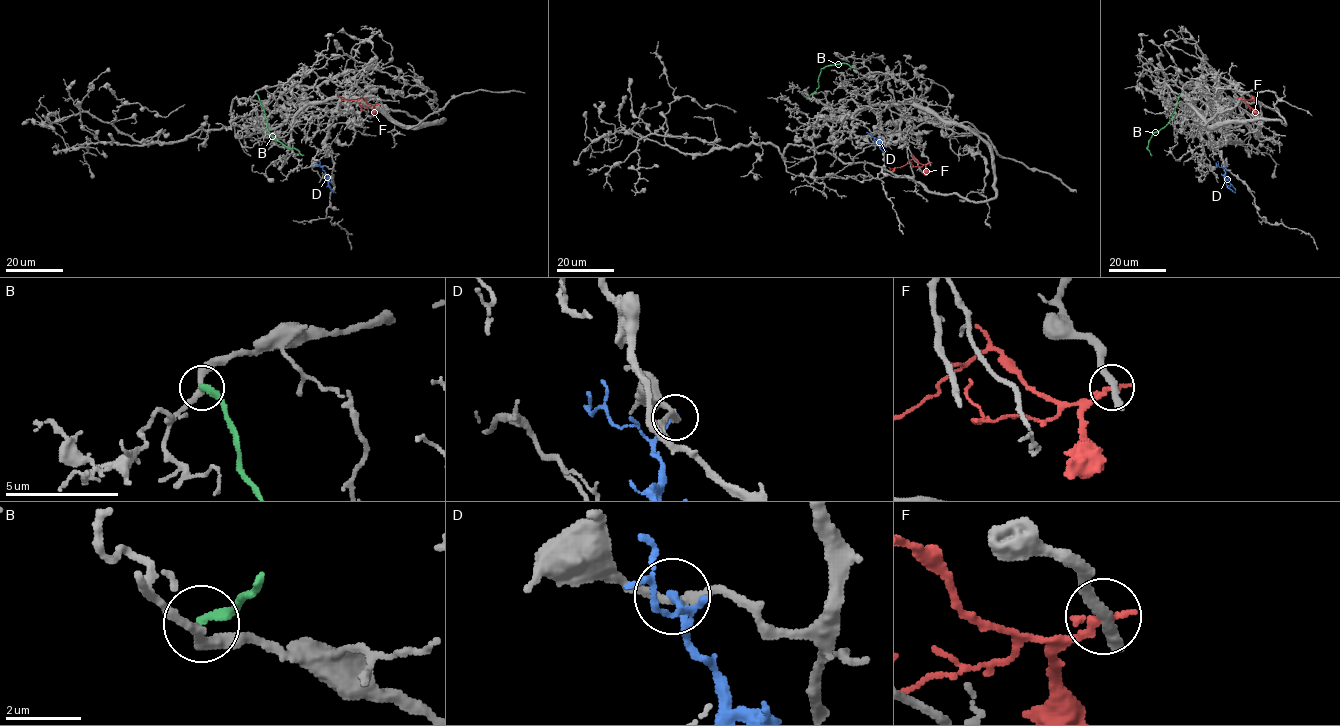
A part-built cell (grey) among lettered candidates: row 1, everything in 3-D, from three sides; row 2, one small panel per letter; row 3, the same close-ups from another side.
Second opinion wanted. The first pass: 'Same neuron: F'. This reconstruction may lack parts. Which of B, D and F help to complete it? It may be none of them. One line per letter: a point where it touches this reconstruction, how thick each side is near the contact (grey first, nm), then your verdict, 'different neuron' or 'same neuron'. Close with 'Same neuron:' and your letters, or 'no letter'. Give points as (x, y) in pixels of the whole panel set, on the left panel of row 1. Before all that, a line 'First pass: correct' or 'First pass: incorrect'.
First pass: incorrect
B: contact (255, 93); calibres 280 and 240 nm; different neuron
D: contact (321, 166); calibres 240 and 190 nm; different neuron
F: contact (378, 104); calibres 260 and 260 nm; different neuron
Same neuron: no letter

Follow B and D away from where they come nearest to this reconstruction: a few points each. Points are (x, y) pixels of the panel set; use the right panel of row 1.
B: (1181, 93), (1171, 120), (1149, 140), (1147, 148), (1152, 155)
D: (1227, 166), (1225, 183), (1235, 193)

